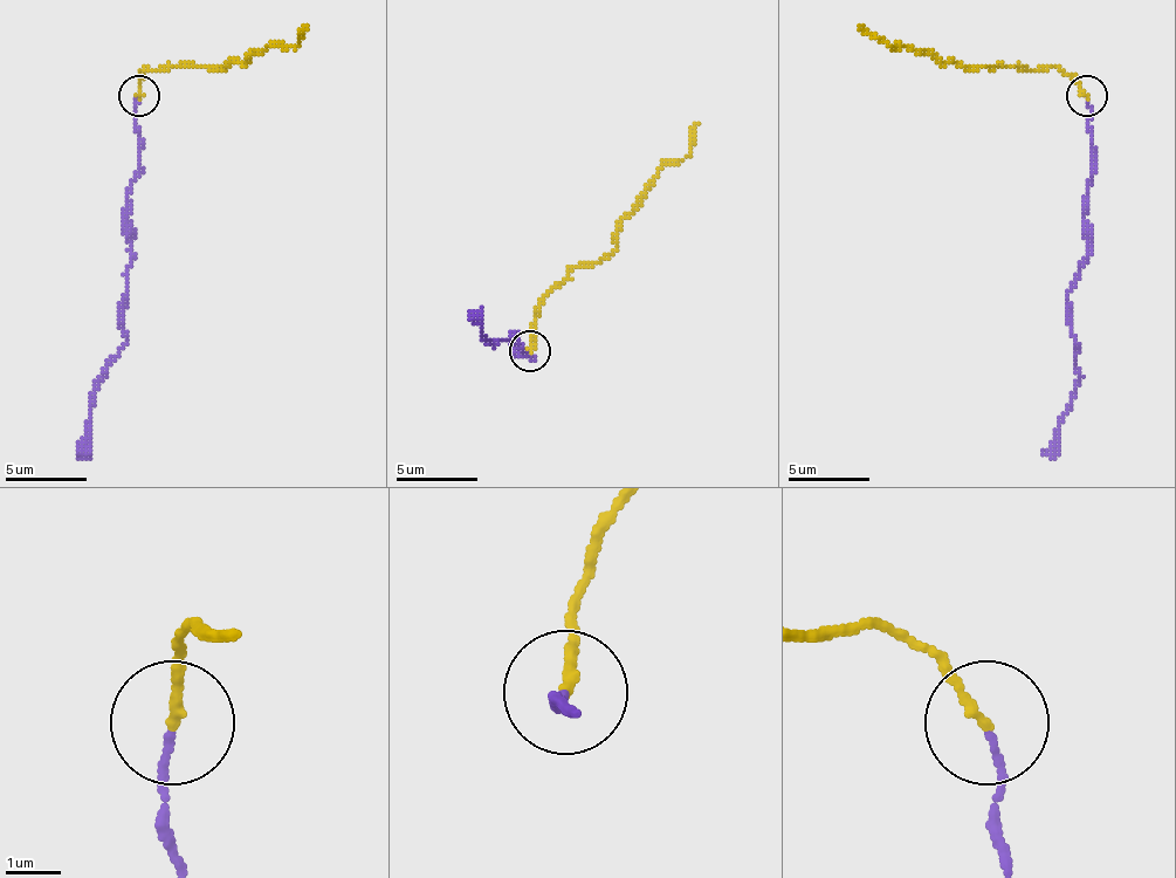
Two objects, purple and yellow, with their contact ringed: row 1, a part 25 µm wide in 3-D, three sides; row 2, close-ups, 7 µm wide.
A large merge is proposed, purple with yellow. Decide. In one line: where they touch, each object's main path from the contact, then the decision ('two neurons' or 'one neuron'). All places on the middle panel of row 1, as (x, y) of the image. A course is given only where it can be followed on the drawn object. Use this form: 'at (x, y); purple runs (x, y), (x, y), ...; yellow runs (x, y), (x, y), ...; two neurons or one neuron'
at (530, 351); purple runs (530, 352), (530, 356), (518, 348), (522, 352), (514, 331), (518, 340), (494, 344), (482, 331), (482, 307); yellow runs (530, 352), (535, 311), (576, 266), (592, 266), (617, 246), (617, 226), (650, 180), (686, 156), (699, 123); one neuron

